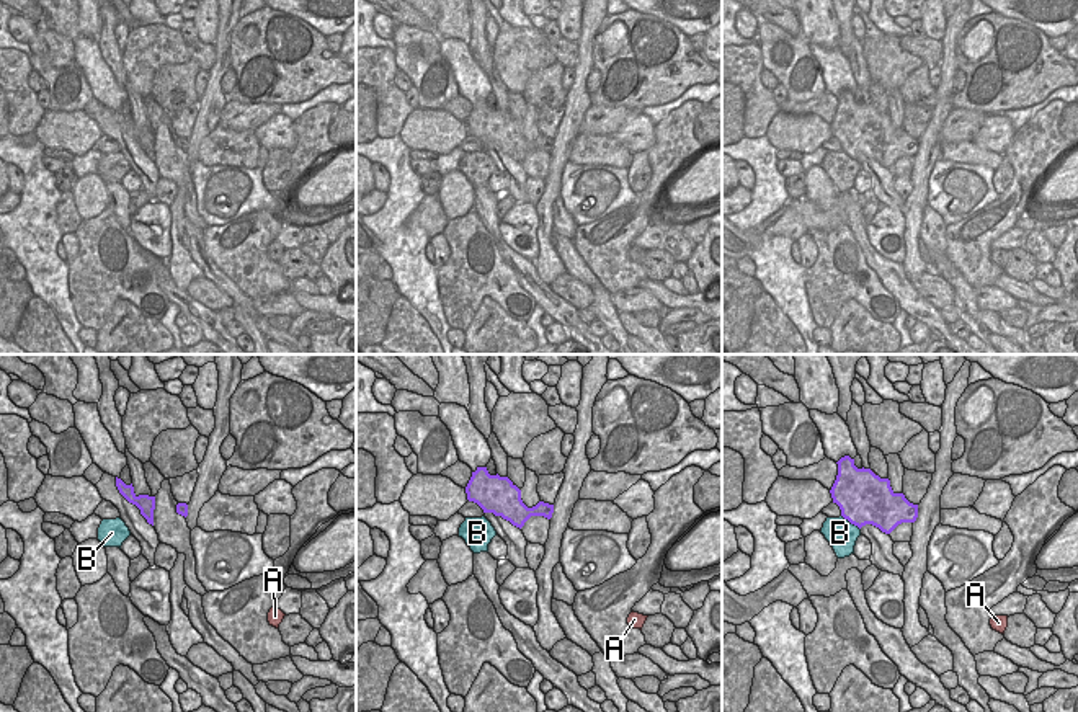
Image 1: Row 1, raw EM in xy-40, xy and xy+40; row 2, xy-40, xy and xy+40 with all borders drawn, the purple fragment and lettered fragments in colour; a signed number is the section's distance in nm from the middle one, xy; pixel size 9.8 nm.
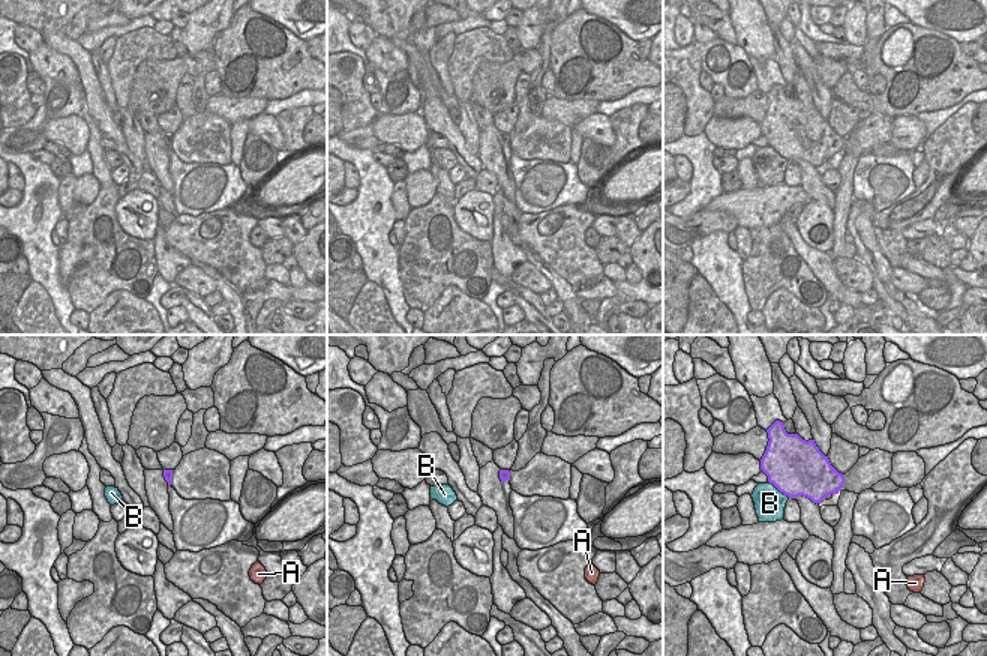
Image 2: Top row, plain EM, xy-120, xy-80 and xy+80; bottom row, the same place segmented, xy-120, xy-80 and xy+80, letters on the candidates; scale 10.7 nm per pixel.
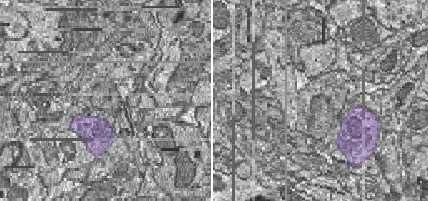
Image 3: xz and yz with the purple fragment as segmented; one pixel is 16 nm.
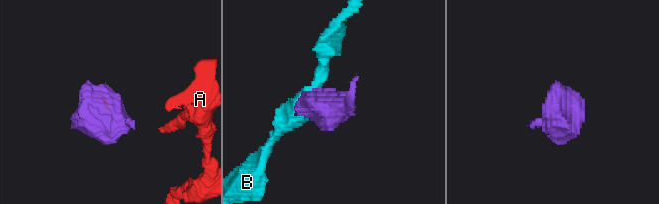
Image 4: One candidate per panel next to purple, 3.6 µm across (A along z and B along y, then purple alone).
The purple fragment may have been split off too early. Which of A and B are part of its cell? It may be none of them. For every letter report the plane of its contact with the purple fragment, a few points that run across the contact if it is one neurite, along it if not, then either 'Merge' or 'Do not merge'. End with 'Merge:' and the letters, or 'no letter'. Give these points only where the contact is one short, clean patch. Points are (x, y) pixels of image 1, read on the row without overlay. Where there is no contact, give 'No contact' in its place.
A: Touches purple in xy+40. Line: xy+40 (861, 129), (874, 108), (873, 105). Merge
B: Touches purple in xy+40. Do not merge
Merge: A

